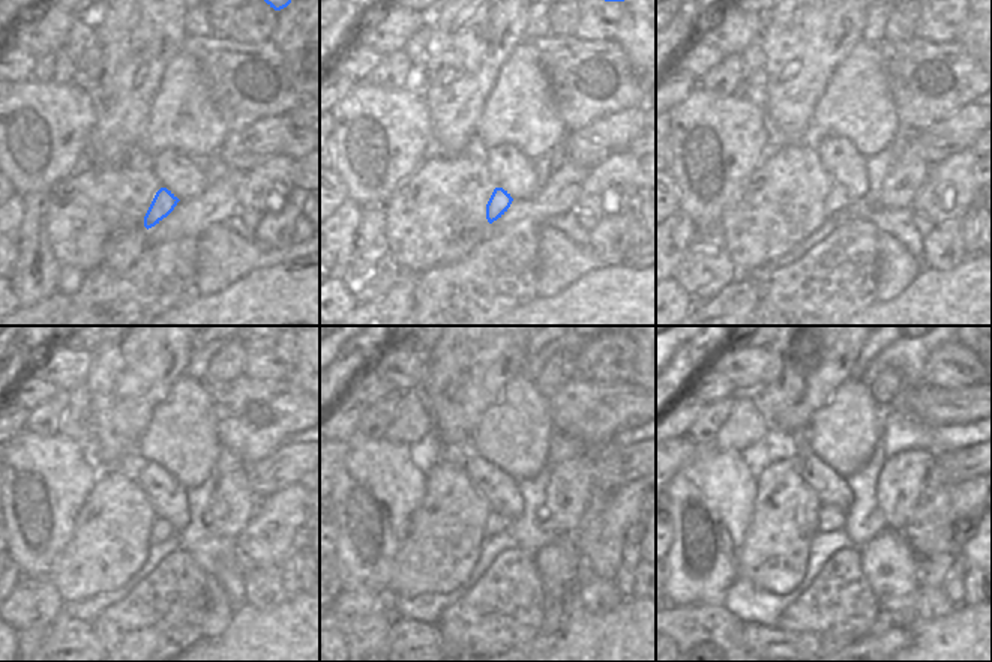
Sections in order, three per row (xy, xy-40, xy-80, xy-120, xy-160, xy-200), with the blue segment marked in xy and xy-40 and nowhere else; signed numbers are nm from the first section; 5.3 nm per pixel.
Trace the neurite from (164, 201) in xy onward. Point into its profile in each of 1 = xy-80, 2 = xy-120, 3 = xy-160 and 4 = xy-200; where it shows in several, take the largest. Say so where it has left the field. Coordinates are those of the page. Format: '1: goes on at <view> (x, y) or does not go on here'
1: goes on at xy-80 (838, 198)
2: goes on at xy-120 (161, 530)
3: goes on at xy-160 (496, 523)
4: goes on at xy-200 (832, 518)

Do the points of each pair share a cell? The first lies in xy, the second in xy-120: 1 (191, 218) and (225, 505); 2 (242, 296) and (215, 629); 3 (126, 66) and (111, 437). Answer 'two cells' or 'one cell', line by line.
1: one cell
2: two cells
3: one cell

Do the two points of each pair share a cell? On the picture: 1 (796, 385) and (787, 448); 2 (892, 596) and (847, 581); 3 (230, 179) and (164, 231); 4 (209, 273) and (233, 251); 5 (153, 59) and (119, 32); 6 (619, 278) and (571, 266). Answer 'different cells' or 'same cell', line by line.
1: different cells
2: different cells
3: same cell
4: same cell
5: same cell
6: different cells

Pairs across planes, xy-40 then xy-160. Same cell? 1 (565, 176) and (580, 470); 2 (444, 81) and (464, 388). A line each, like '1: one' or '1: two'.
1: one
2: one

